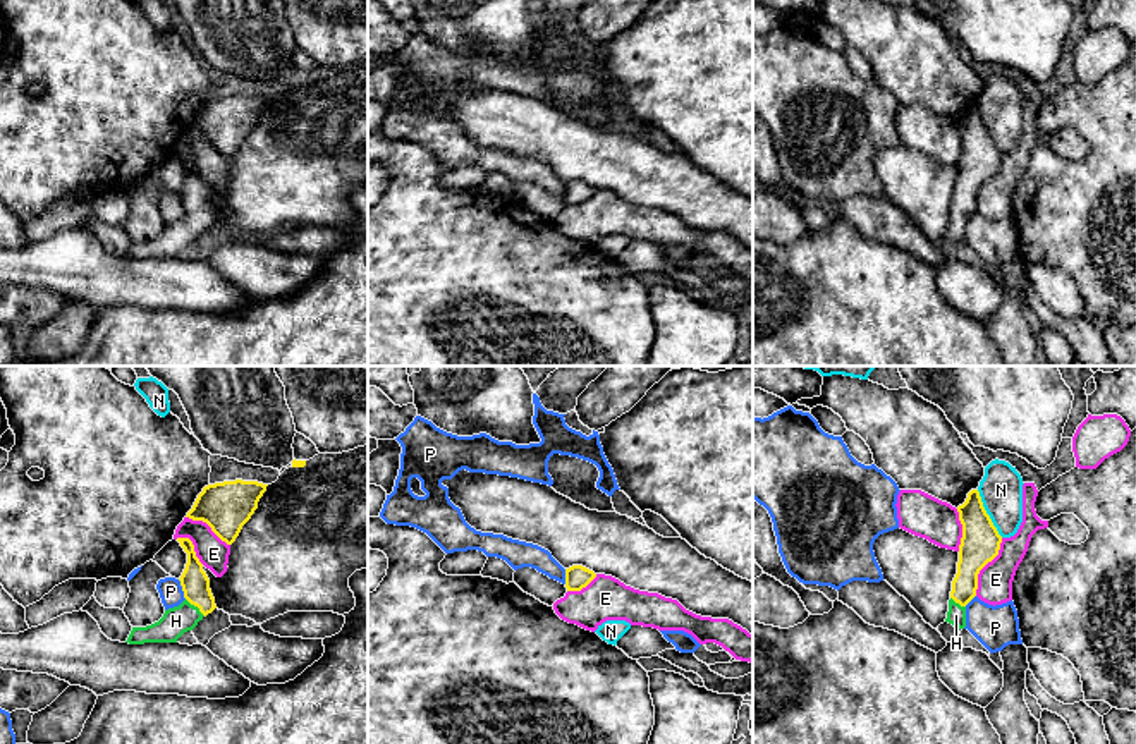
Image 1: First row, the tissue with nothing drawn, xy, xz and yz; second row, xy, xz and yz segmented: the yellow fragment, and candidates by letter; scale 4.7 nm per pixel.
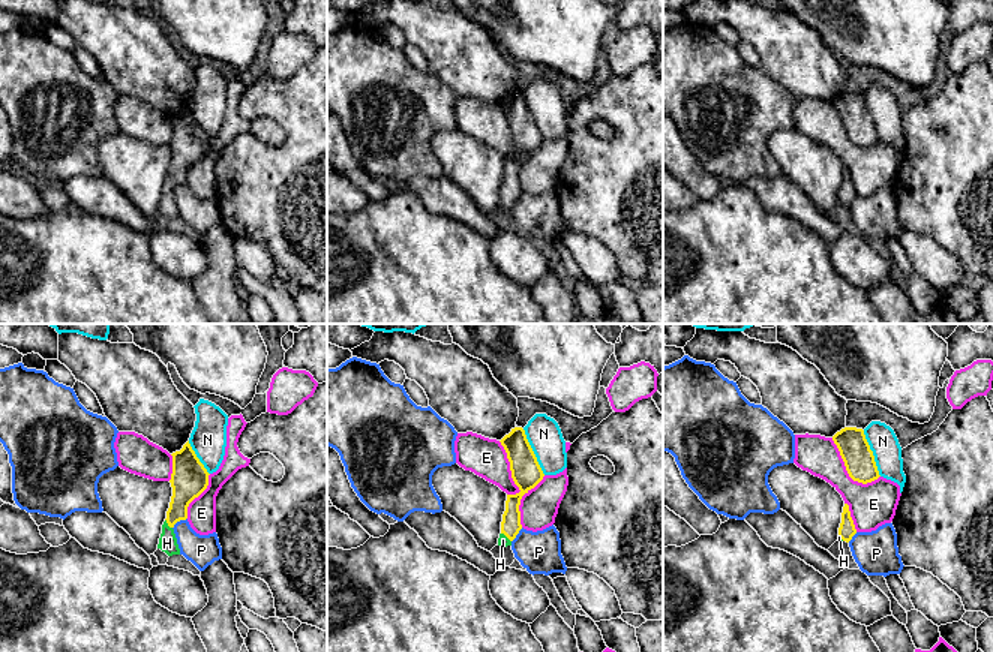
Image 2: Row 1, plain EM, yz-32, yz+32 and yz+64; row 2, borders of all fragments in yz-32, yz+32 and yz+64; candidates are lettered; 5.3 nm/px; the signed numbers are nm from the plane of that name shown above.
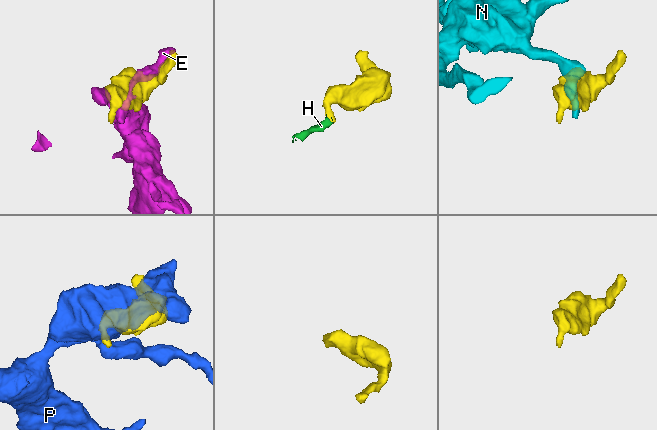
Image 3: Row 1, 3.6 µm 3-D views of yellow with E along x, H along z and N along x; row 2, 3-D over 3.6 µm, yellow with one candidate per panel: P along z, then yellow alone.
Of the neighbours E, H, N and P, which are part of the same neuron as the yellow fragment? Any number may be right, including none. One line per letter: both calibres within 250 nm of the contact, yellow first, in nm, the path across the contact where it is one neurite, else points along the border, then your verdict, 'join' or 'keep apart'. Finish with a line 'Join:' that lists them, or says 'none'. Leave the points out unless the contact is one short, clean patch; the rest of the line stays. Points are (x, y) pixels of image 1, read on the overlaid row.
E: calibres 190 and 160 nm; keep apart
H: calibres 130 and 130 nm; way xy (195, 583), (196, 605), (176, 621); join
N: calibres 190 and 200 nm; border yz (977, 490), (985, 512), (1002, 536); keep apart
P: calibres 130 and 110 nm; border xy (177, 579), (186, 598); keep apart
Join: H

